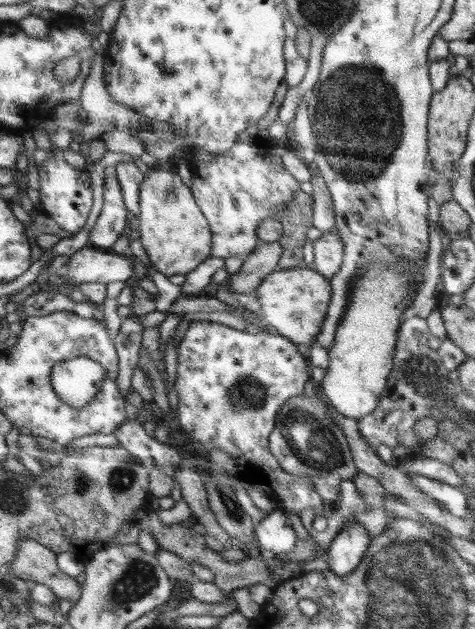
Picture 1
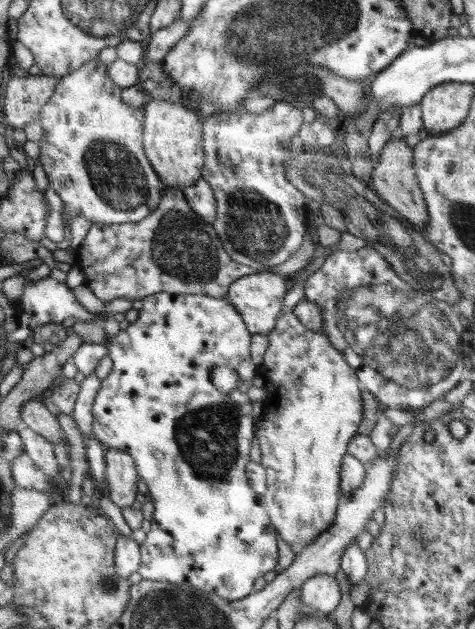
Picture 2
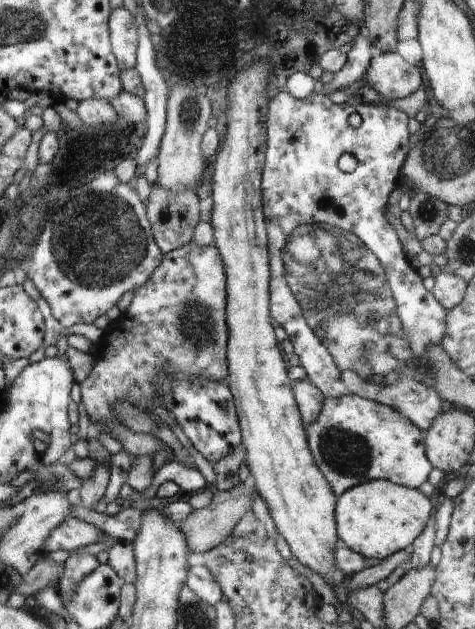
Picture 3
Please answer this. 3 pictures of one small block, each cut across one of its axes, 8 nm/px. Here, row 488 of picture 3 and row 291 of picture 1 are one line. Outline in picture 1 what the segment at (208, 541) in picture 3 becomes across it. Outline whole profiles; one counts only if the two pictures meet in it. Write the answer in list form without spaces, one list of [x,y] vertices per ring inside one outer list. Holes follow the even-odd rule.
[[[277,242],[260,243],[245,259],[238,273],[227,278],[232,292],[254,294],[260,283],[271,272],[278,270],[277,263],[283,248]]]

